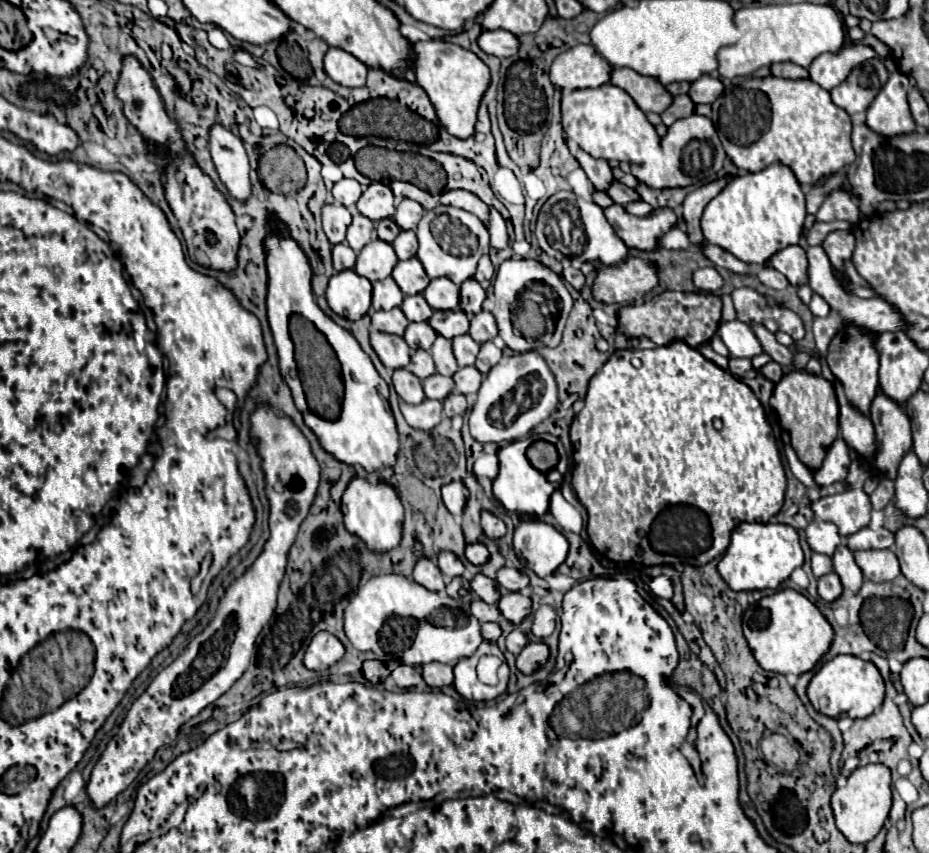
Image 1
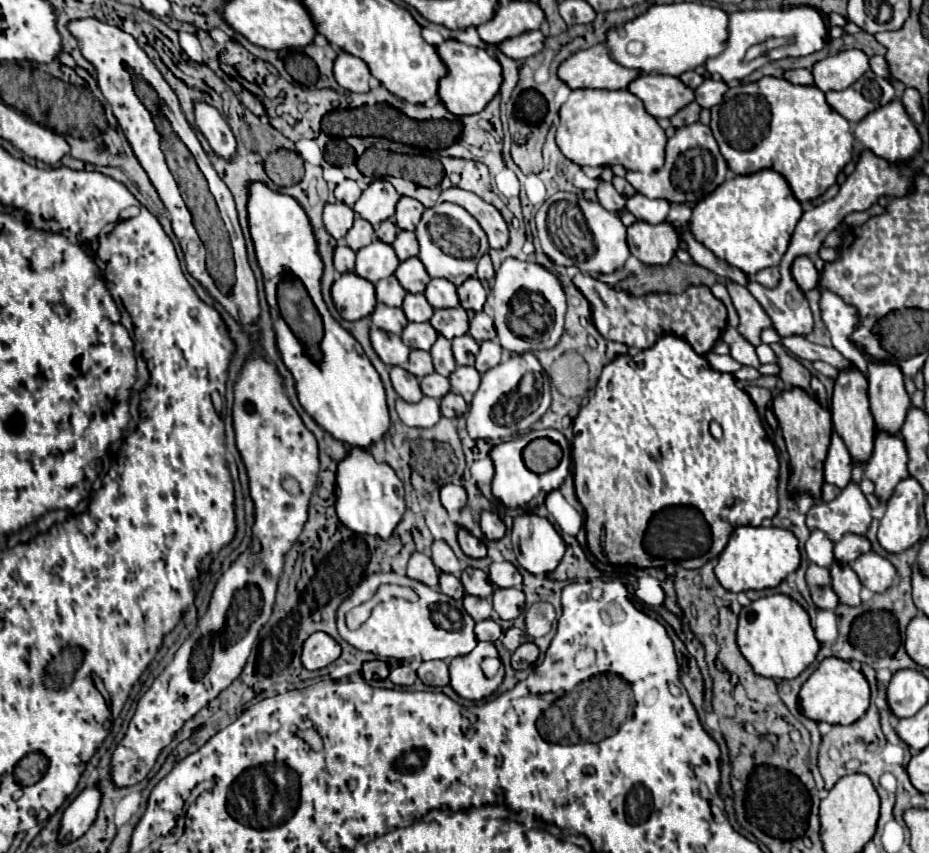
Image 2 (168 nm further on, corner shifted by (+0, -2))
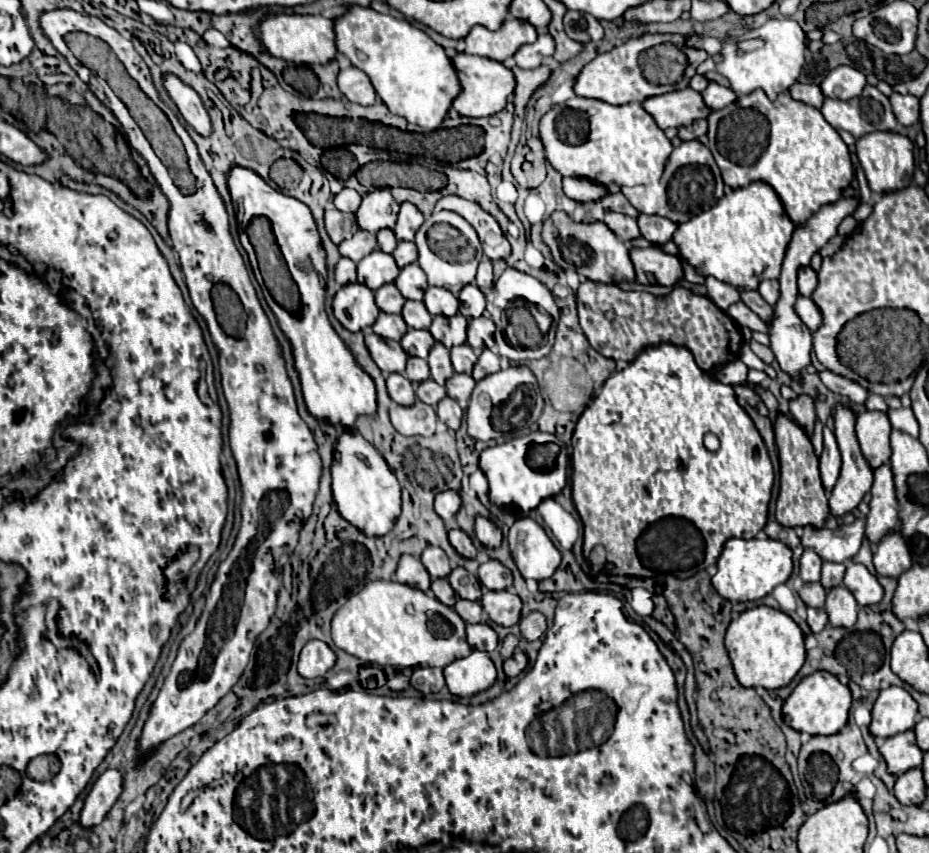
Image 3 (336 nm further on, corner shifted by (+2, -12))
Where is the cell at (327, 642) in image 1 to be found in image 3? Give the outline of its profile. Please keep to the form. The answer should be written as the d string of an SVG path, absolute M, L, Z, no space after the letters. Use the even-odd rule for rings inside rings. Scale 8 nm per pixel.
M308 641L300 653L298 673L308 679L322 677L334 663L336 655L324 641Z

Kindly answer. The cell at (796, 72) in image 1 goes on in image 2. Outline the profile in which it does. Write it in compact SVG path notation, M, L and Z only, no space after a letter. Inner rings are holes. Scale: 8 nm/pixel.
M792 69L784 73L784 79L788 79L794 85L814 85L814 77L808 69Z

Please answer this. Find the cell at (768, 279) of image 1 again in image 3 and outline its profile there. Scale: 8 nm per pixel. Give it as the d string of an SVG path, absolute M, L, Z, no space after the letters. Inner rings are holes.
M762 281L762 283L758 285L758 293L762 295L762 299L764 299L766 303L774 305L774 303L778 301L778 293L780 293L778 281Z

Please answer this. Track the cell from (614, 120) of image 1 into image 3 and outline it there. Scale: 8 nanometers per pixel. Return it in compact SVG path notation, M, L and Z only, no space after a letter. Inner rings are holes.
M580 97L580 107L564 105L548 111L540 121L540 135L548 163L564 177L586 177L602 185L646 185L662 177L672 143L652 115L638 103L610 105Z

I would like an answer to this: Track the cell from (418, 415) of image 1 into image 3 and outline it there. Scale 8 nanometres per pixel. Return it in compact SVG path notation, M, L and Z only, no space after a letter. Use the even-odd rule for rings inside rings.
M416 401L410 409L402 409L402 405L392 405L390 407L390 421L392 421L394 429L402 435L430 437L436 431L438 417L430 405Z

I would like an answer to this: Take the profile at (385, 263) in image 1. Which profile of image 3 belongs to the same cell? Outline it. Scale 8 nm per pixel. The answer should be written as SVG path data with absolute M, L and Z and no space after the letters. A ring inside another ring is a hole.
M374 249L374 253L366 255L358 263L358 283L366 285L368 289L376 291L382 285L392 283L398 277L398 265L392 255L382 253L380 249Z

